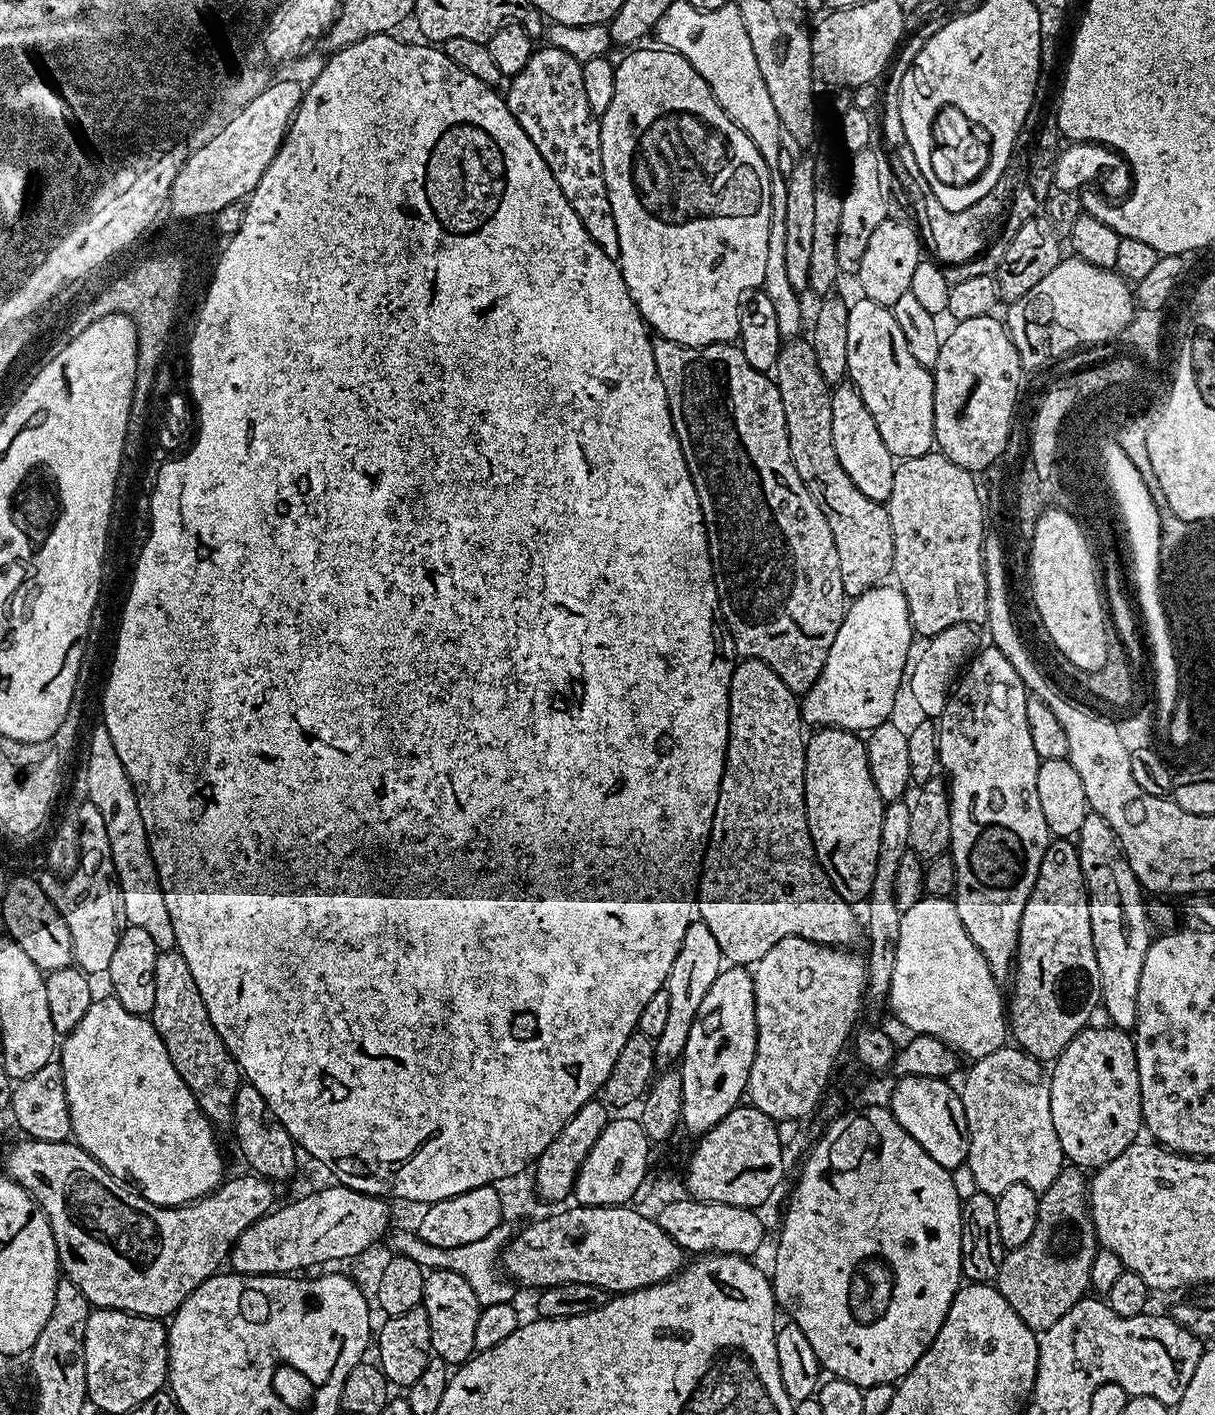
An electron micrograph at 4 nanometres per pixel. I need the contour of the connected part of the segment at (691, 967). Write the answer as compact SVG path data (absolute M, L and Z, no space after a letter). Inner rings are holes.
M698 918L693 919L686 935L682 937L682 946L678 946L674 966L670 966L666 985L670 994L670 1015L666 1018L666 1027L663 1028L662 1034L654 1040L657 1069L671 1069L683 1057L686 1042L690 1038L690 1026L694 1026L694 1018L698 1014L698 1006L702 1006L706 990L714 986L714 978L718 978L721 970L722 957L714 934L710 934L710 926L706 926Z

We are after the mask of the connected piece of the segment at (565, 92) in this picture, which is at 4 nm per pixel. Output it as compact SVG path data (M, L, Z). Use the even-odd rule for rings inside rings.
M551 46L537 47L530 62L507 81L506 99L510 114L526 130L526 138L534 142L538 154L550 166L558 190L566 194L574 214L582 218L586 234L602 250L602 254L619 257L618 228L614 226L614 214L610 210L610 198L606 194L606 180L602 178L602 142L600 121L586 102L586 89L582 82L581 61L570 58L566 50Z

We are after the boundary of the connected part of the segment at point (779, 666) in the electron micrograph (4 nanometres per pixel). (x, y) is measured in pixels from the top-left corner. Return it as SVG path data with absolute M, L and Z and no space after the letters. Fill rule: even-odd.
M656 338L652 349L658 378L666 386L674 434L682 446L704 515L720 614L731 647L733 644L741 657L766 662L791 692L806 693L822 674L826 654L834 646L834 634L838 634L846 611L846 597L830 522L826 522L826 514L818 510L818 502L792 465L782 394L775 379L754 370L735 343L684 348Z

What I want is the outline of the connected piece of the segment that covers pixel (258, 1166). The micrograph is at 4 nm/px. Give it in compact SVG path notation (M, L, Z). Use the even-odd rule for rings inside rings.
M247 1082L241 1083L240 1089L234 1094L234 1108L230 1132L236 1135L236 1144L240 1147L240 1156L249 1164L255 1175L264 1180L281 1182L288 1180L296 1172L296 1156L298 1149L290 1134L278 1122L278 1118L266 1106L266 1098L254 1090L254 1086Z

